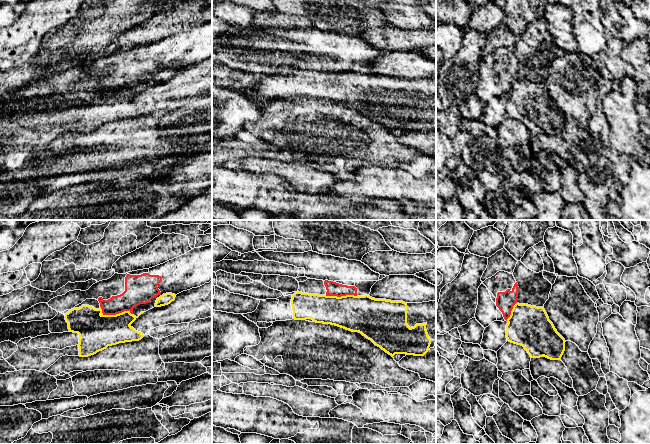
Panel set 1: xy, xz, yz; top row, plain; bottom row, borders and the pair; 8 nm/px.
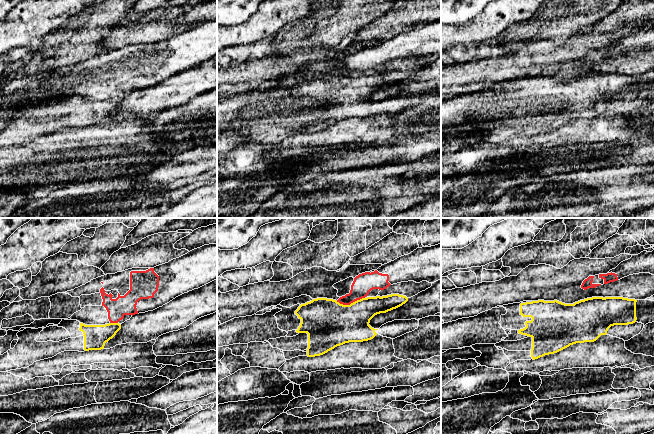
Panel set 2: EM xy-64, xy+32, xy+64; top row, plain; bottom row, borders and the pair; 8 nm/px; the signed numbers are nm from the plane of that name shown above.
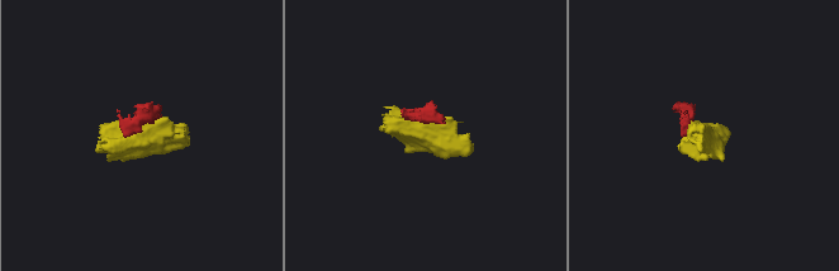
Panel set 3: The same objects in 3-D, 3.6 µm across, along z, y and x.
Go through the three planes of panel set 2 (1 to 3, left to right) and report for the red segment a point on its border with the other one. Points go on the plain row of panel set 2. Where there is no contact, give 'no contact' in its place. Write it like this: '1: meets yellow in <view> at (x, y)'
1: meets yellow in xy-64 at (114, 99)
2: meets yellow in xy+32 at (351, 79)
3: no contact

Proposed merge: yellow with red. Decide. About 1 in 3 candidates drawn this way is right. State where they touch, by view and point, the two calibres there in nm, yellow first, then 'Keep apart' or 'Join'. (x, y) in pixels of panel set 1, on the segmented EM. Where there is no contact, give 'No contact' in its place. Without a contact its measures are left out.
Touches yellow at xy (114, 315). Thickness 280 nm (yellow) against 190 nm. Keep apart

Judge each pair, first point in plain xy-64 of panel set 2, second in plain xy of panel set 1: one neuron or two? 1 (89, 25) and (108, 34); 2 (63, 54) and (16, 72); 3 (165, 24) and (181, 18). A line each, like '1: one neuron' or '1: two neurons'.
1: one neuron
2: two neurons
3: one neuron

